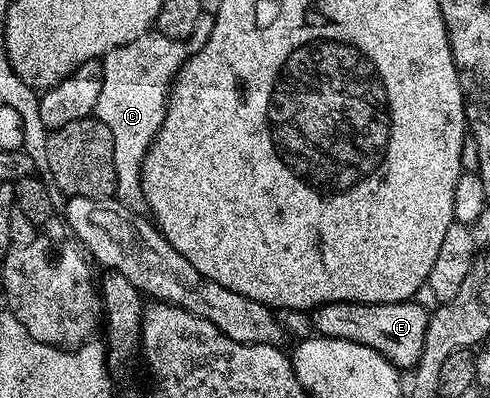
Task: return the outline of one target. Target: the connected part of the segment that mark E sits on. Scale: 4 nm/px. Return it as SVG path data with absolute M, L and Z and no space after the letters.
M420 301L407 303L323 303L311 312L310 318L316 326L315 334L326 339L345 339L373 347L382 357L386 357L398 369L415 368L418 357L422 357L422 347L426 341L429 308L424 308Z

